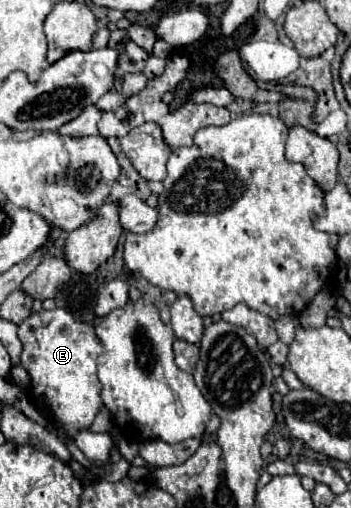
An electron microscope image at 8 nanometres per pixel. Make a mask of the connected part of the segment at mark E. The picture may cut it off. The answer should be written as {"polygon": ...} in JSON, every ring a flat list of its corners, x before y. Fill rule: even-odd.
{"polygon":[[54,308,54,310,40,310,32,312,20,326,18,326,18,338,22,342,22,356,20,364,30,376,32,392,42,388,42,408,52,418,56,418,62,424,62,432,70,438,74,438,80,430,88,430,94,422,96,414,102,408,102,384,98,384,96,376,96,358,102,354,102,342,98,336,94,336,94,326,80,322,74,318,69,310]]}

